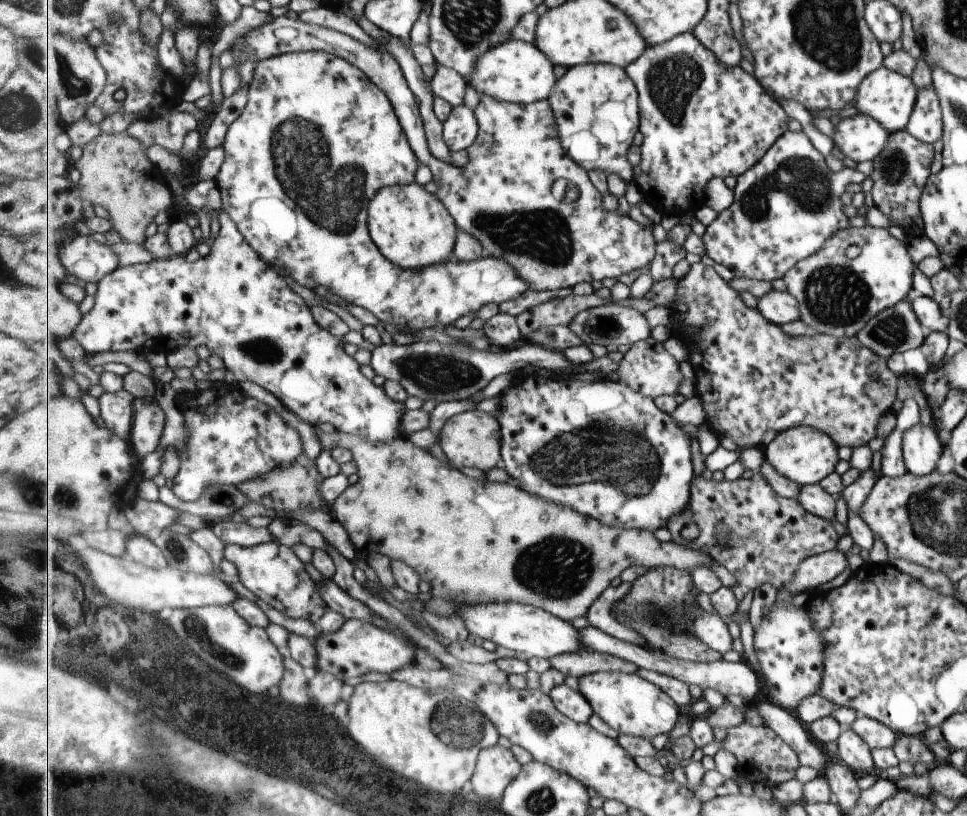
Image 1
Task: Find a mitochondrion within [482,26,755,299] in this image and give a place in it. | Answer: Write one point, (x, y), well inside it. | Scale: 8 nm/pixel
(671, 80)

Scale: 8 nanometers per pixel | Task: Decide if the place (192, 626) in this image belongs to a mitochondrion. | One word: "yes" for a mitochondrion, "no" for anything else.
yes

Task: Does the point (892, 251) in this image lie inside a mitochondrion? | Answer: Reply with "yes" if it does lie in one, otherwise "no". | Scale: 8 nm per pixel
no

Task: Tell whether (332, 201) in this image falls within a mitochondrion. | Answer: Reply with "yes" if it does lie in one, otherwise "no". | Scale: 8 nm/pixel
yes

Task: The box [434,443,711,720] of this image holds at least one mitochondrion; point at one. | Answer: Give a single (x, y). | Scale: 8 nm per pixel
(557, 568)

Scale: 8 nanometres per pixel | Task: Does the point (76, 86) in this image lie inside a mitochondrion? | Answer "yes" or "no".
yes

